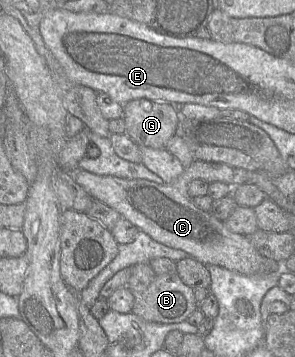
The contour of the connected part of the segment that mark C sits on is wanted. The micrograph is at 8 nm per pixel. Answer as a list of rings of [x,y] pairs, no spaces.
[[[195,160],[185,167],[182,174],[172,183],[163,184],[146,179],[98,175],[84,170],[74,172],[73,179],[95,201],[103,202],[115,209],[155,241],[181,249],[205,265],[218,265],[244,275],[270,273],[263,270],[264,256],[256,250],[249,236],[230,231],[224,222],[211,212],[198,208],[189,195],[188,185],[194,179],[203,179],[208,183],[236,182],[234,168],[227,164]]]

